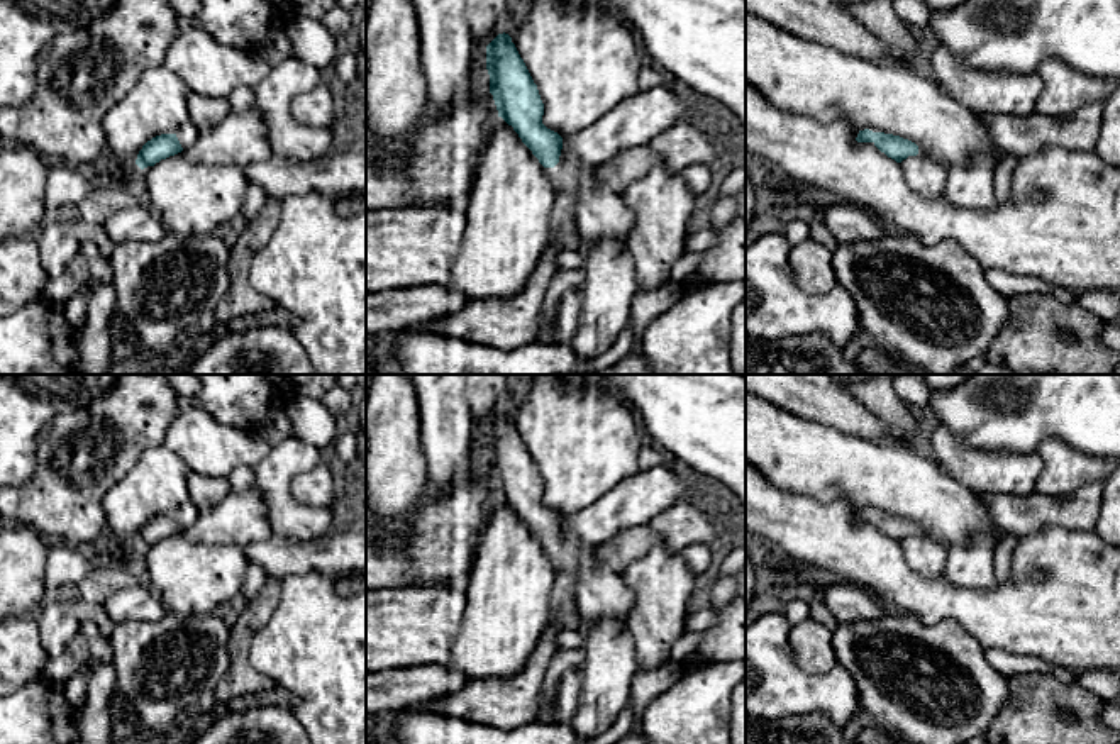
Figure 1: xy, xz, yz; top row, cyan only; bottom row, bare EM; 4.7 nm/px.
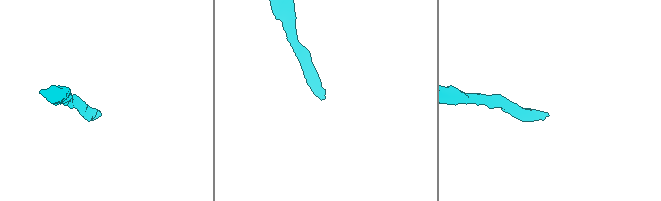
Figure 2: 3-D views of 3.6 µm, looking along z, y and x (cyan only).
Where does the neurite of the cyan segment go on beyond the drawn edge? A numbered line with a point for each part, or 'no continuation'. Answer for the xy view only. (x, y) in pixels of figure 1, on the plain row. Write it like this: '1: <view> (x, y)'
1: xy (187, 514)

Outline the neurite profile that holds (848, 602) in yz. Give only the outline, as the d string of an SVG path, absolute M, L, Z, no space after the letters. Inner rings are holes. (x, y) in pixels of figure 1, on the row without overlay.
M834 580L822 588L820 600L840 624L874 620L891 612L864 586L852 581Z

